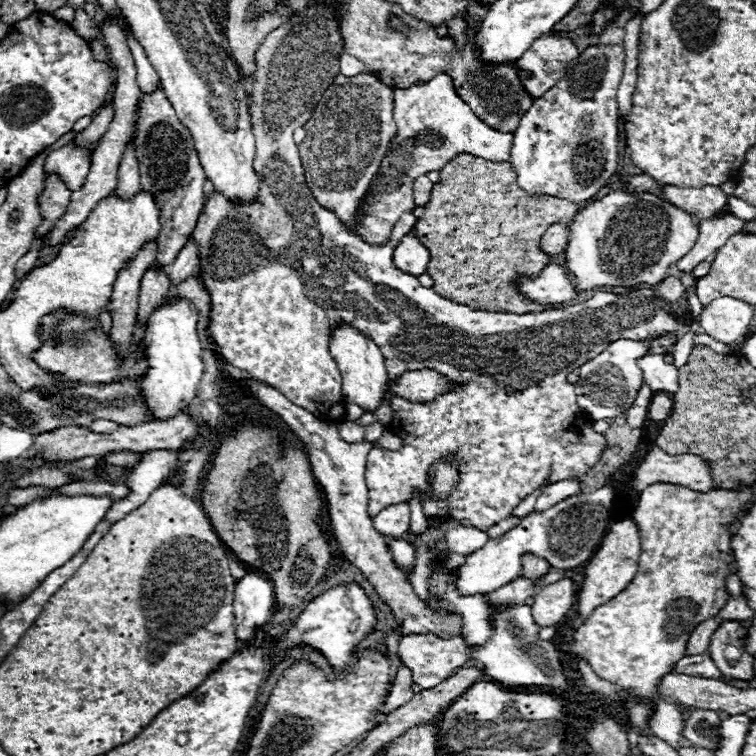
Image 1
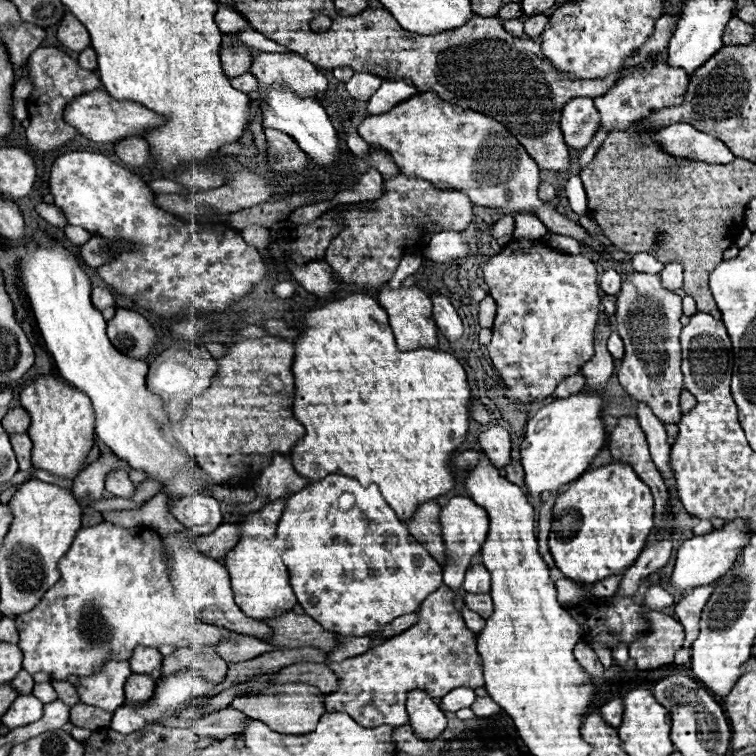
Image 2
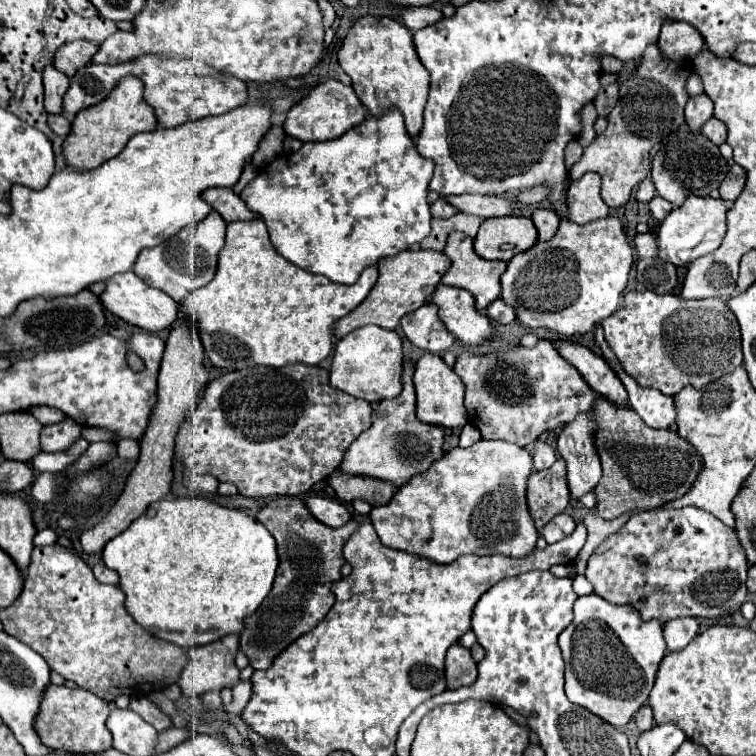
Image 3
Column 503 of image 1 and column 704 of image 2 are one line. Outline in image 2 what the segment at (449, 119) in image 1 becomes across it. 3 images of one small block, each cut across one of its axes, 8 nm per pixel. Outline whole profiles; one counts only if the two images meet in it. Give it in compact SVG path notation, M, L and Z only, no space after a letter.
M672 124L658 132L660 146L668 154L708 164L730 164L736 156L718 138L696 130L692 124Z

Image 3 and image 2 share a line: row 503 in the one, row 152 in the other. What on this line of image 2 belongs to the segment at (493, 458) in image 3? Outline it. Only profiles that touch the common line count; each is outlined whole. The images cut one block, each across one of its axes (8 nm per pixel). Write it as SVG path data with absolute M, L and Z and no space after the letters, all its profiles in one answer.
M420 92L394 106L390 112L368 116L358 126L358 134L370 146L390 152L398 170L406 176L424 178L442 190L460 190L476 206L500 208L504 212L530 212L538 216L550 232L586 242L596 248L596 252L604 250L582 226L538 198L538 164L502 124L484 114L448 104L438 98L436 92Z

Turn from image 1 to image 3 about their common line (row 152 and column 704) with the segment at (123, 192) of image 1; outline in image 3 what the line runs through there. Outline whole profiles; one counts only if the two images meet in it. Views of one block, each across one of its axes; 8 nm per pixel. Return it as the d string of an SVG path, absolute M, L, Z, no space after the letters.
M710 118L702 128L700 128L700 132L708 138L708 140L712 140L716 146L720 146L720 144L724 144L726 142L726 138L728 138L728 130L726 130L726 124L722 122L722 120L718 120L718 118Z

